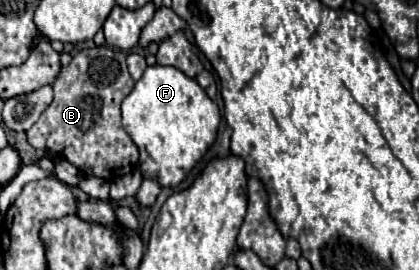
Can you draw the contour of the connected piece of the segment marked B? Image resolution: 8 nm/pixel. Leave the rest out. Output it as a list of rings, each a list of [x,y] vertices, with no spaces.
[[[95,46],[77,52],[71,64],[63,66],[55,78],[55,98],[27,132],[29,144],[67,158],[85,176],[103,176],[103,180],[111,182],[129,174],[137,168],[139,150],[121,126],[121,102],[133,90],[133,84],[123,50]]]

